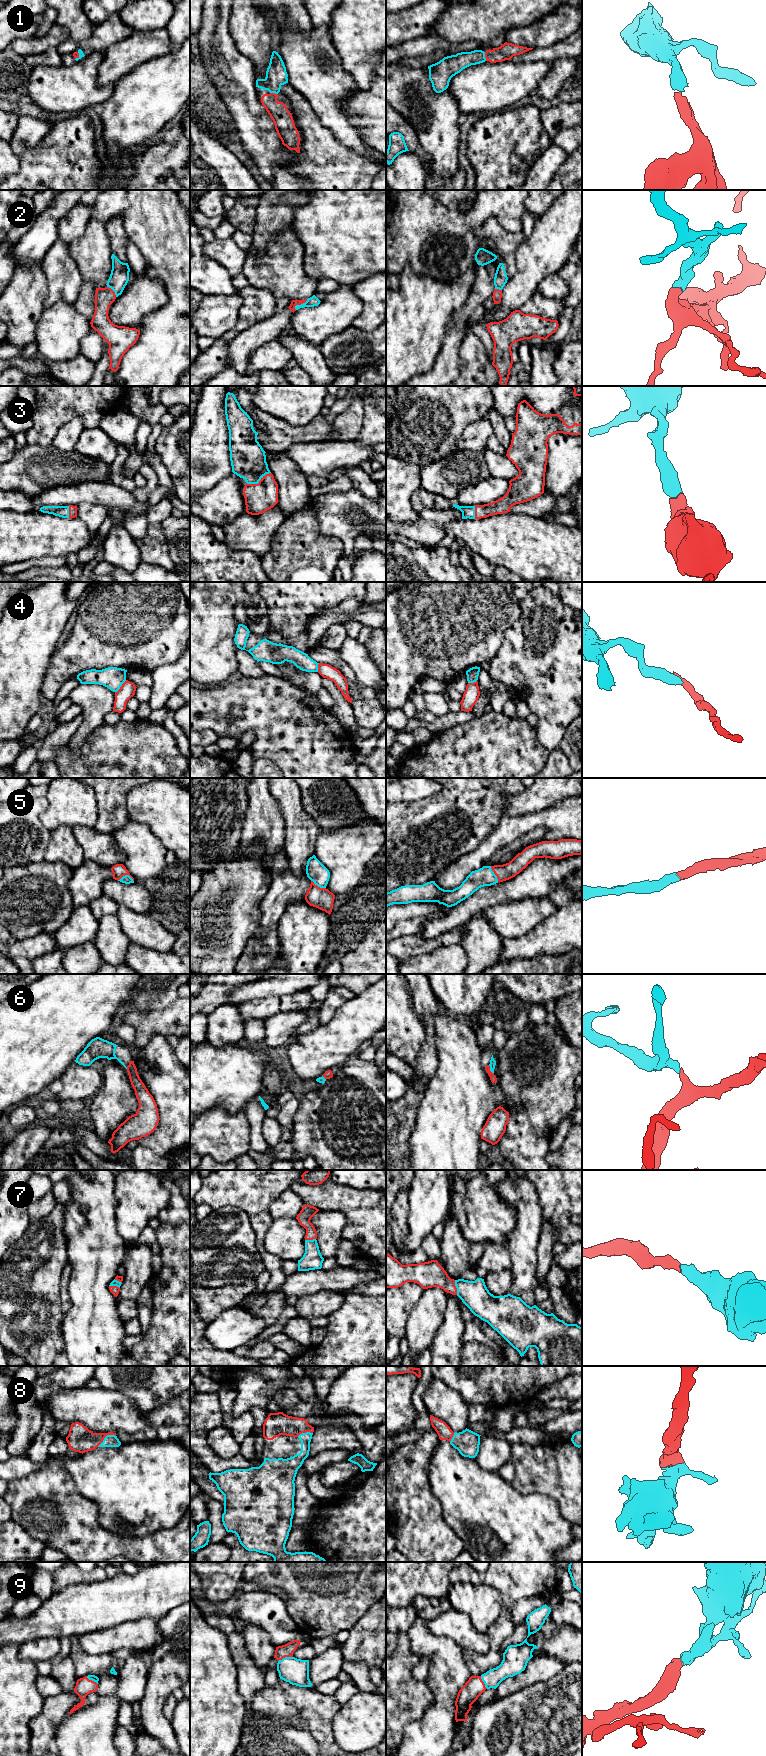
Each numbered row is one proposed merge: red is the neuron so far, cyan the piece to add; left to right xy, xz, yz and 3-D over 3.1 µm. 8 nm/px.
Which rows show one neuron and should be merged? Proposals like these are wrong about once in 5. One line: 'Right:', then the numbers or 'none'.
Right: 1, 2, 3, 5, 6, 7, 8, 9

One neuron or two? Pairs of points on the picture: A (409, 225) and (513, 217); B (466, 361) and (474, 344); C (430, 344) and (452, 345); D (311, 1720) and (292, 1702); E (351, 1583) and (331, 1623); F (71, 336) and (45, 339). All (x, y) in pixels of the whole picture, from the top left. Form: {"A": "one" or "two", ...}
{"A": "one", "B": "one", "C": "two", "D": "one", "E": "one", "F": "one"}

